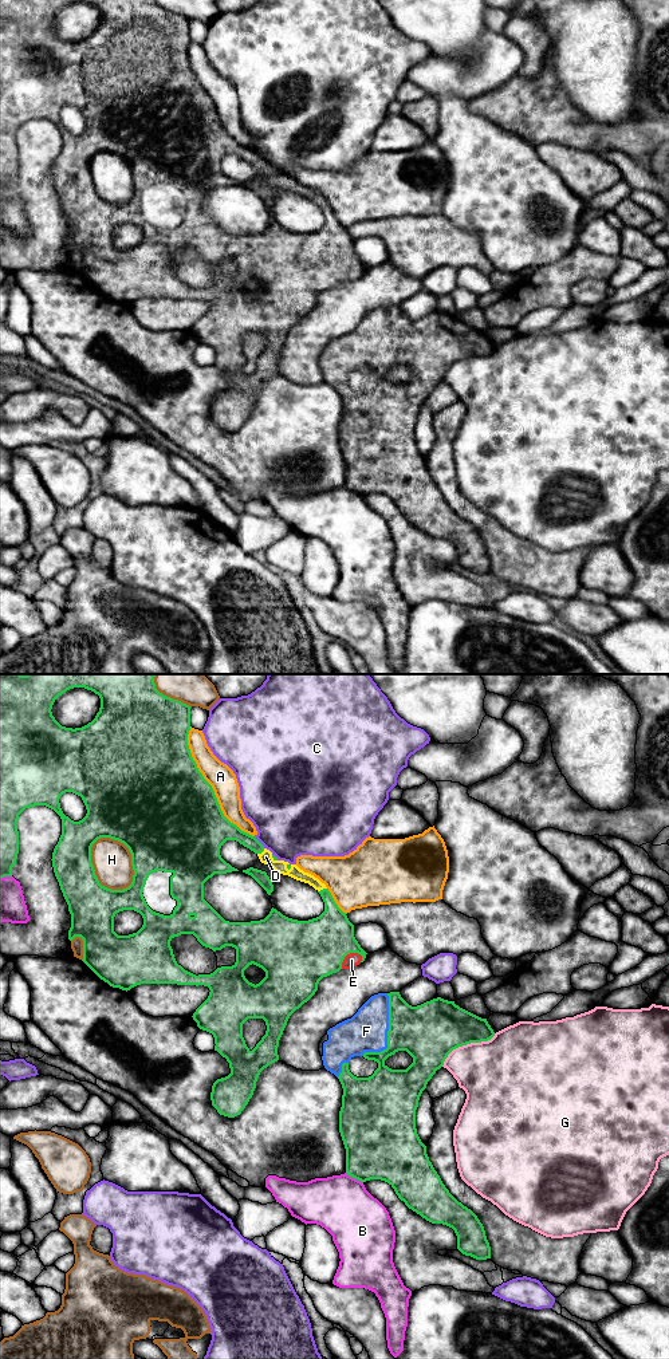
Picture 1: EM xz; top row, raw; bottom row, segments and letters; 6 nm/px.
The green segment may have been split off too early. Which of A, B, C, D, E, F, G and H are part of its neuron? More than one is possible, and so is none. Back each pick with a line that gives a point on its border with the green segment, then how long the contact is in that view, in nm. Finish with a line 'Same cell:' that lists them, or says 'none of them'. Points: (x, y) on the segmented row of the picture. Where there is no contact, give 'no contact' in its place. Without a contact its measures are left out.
D: xz (323, 889) | 60 nm
E: xz (347, 953) | 150 nm
F: xz (388, 1032) | 400 nm
Same cell: D, E, F

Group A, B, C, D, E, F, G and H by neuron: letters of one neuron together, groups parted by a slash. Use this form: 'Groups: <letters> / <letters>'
Groups: A / B / C / D E F / G / H

